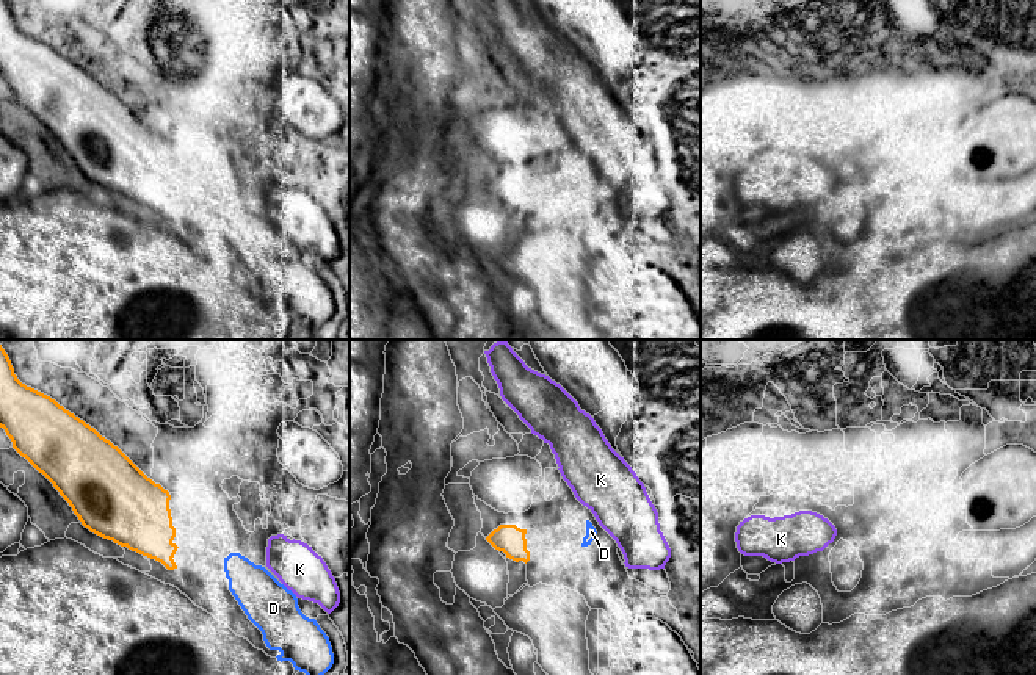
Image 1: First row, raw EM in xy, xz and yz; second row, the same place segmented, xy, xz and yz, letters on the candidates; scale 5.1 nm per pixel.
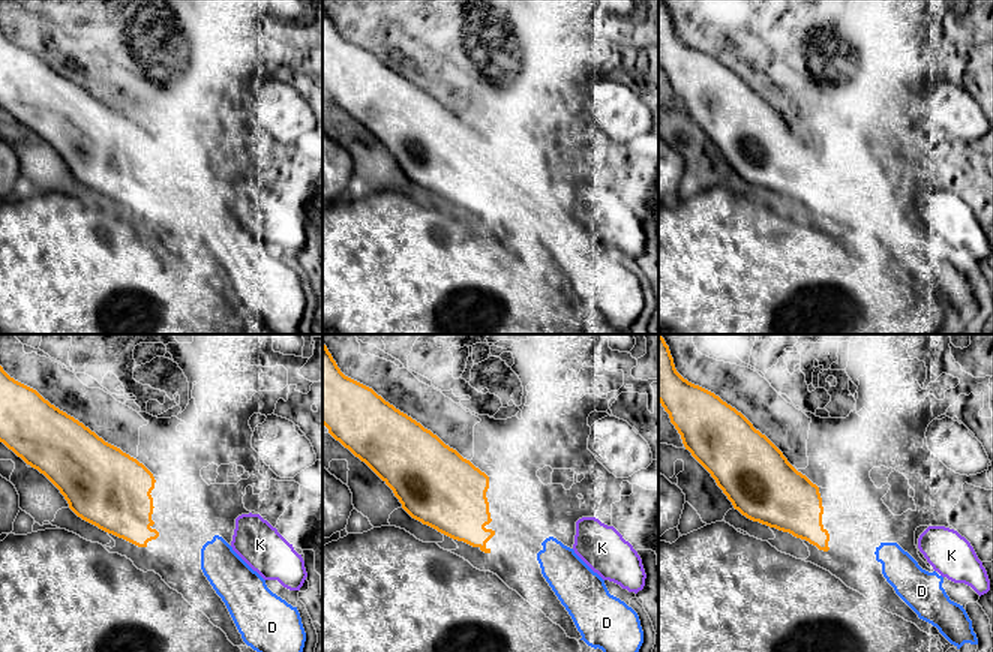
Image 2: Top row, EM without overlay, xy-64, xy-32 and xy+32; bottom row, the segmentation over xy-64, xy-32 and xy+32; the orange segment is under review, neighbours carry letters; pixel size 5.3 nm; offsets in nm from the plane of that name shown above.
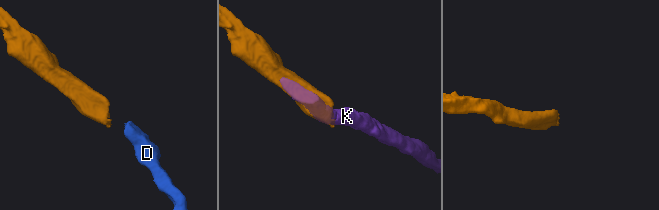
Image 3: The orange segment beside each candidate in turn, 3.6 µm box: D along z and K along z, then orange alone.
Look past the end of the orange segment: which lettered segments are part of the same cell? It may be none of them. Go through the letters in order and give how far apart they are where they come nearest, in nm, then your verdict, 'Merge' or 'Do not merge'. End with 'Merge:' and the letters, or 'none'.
D: Distance 240 nm. Merge
K: Distance 300 nm. Do not merge
Merge: D

